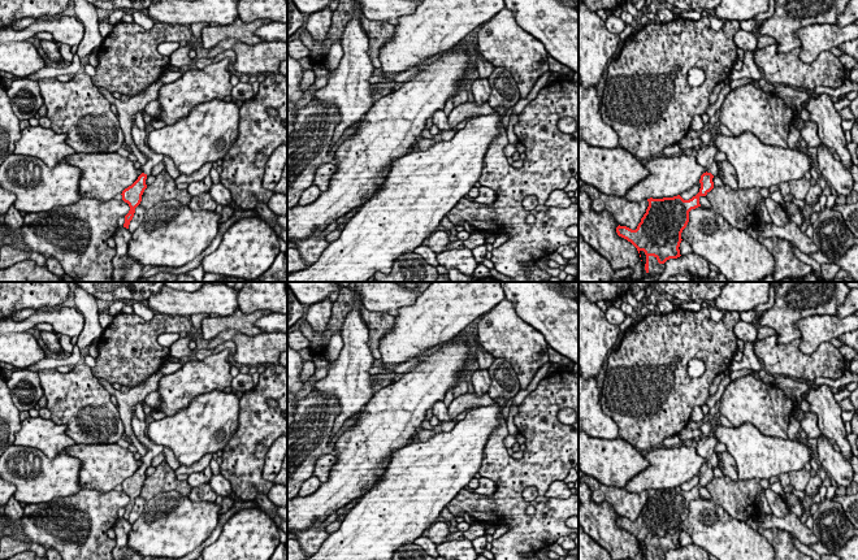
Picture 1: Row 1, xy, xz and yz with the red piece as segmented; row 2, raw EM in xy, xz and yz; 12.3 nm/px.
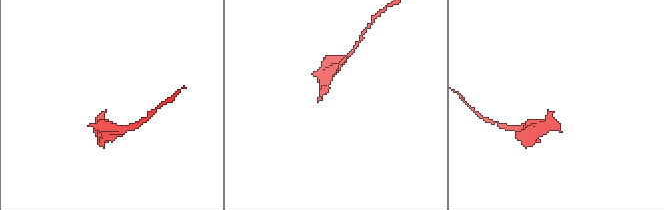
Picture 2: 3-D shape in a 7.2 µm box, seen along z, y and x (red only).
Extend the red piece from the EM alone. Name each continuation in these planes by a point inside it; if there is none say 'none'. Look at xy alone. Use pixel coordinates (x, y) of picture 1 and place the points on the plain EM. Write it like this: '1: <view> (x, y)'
1: xy (139, 428)

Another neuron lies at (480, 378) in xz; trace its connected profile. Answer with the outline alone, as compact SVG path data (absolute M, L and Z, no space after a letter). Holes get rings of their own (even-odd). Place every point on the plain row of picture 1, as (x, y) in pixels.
M477 369L477 370L472 372L472 375L469 377L469 379L471 379L474 392L477 395L489 392L491 379L490 379L489 372L486 369Z

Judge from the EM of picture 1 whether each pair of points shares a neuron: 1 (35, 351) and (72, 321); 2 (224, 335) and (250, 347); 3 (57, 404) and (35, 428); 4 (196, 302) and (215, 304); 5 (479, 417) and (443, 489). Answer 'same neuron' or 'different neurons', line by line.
1: different neurons
2: same neuron
3: different neurons
4: same neuron
5: same neuron

